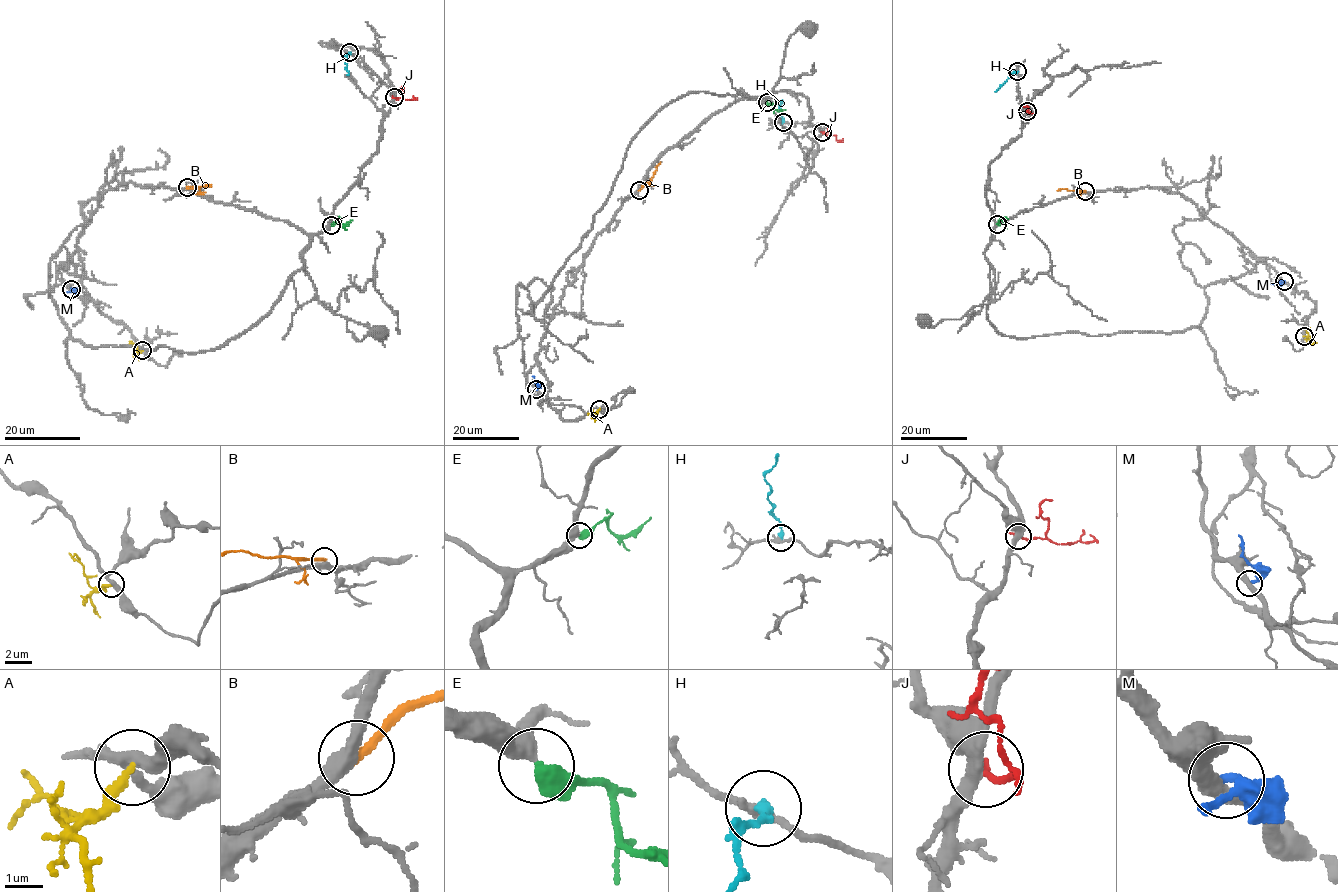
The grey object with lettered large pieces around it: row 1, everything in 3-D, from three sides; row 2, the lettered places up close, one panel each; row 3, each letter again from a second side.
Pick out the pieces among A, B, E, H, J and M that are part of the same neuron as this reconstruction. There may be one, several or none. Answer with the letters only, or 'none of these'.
E

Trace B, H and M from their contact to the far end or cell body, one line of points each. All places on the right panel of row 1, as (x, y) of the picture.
B: (1085, 191), (1056, 190)
H: (1017, 72), (995, 92)
M: (1284, 281), (1271, 284)

